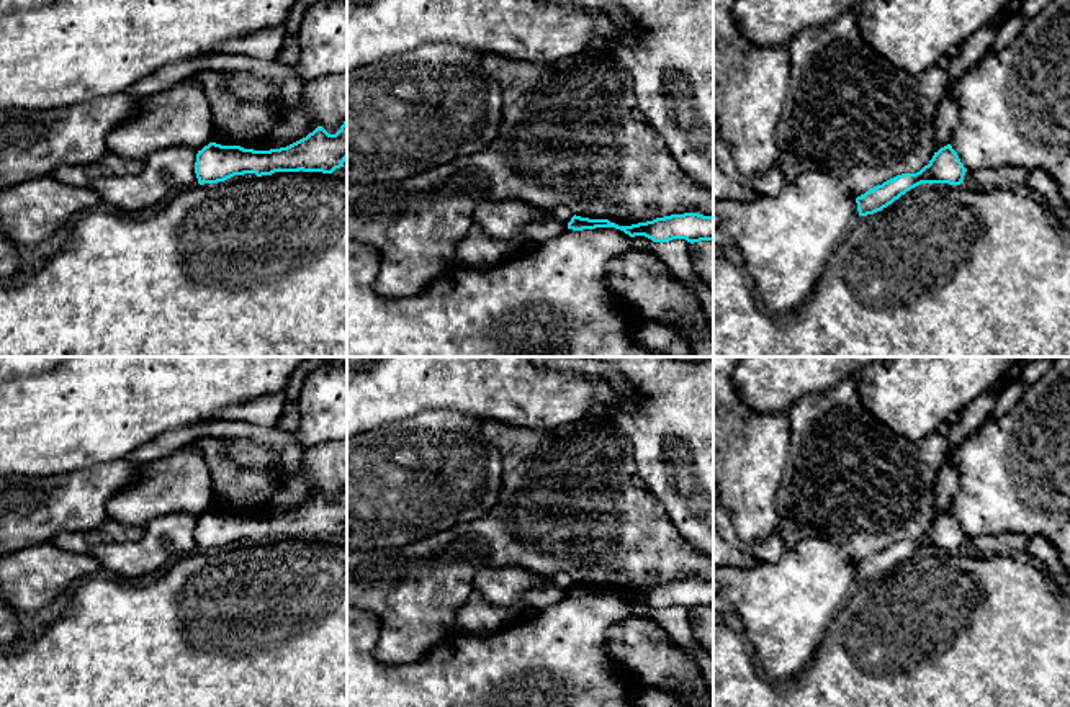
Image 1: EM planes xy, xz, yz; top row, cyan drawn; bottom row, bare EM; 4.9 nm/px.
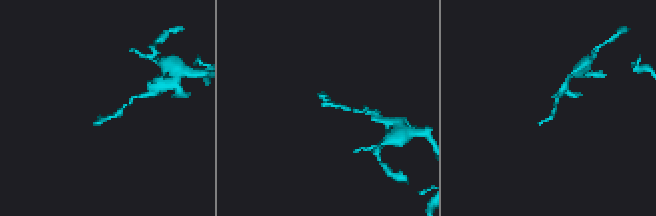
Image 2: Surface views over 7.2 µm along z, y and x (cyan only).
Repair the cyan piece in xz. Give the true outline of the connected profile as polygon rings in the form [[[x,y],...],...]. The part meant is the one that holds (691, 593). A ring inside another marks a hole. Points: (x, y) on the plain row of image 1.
[[[699,579],[671,581],[632,592],[618,592],[609,586],[589,586],[576,581],[568,589],[568,596],[573,597],[596,594],[615,594],[630,604],[645,602],[653,609],[669,609],[672,606],[686,606],[690,610],[713,607],[713,583]]]

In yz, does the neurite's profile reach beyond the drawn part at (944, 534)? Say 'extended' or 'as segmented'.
as segmented

